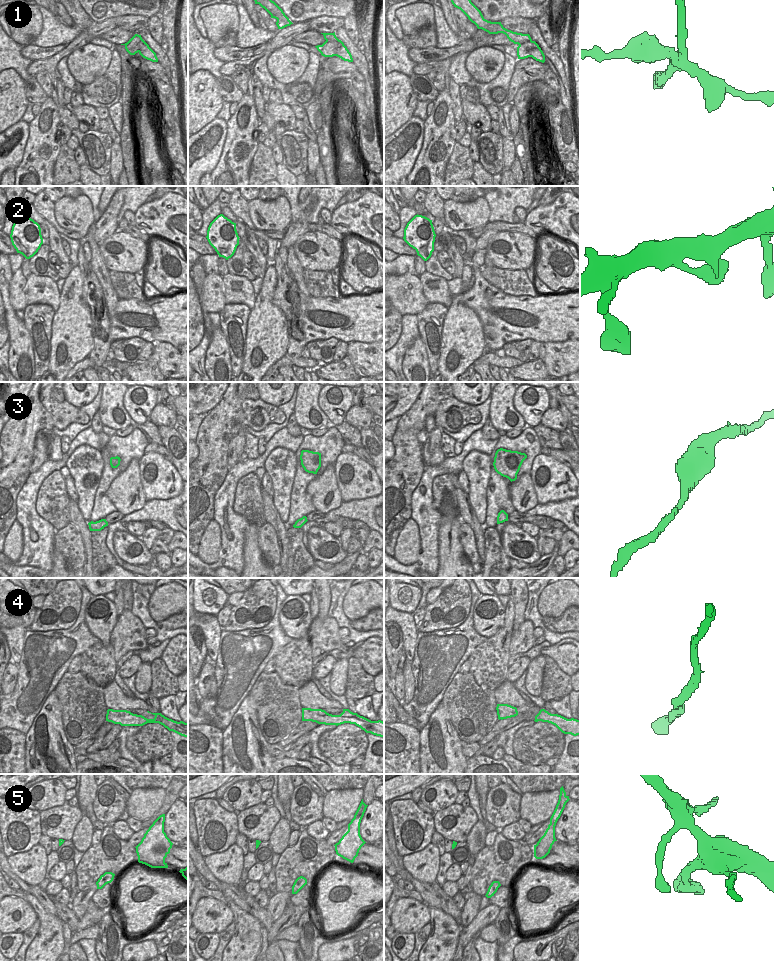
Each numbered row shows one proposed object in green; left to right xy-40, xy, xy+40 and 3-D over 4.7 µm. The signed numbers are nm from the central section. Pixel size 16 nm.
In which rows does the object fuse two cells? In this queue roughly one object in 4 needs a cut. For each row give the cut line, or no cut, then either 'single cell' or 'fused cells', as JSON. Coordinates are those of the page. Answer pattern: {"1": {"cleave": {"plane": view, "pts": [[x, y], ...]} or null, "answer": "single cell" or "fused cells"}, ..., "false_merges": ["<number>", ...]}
{"1": {"cleave": {"plane": "xy", "pts": [[326, 40], [334, 42], [336, 55]]}, "answer": "fused cells"}, "2": {"cleave": null, "answer": "single cell"}, "3": {"cleave": null, "answer": "single cell"}, "4": {"cleave": null, "answer": "single cell"}, "5": {"cleave": null, "answer": "single cell"}, "false_merges": ["1"]}

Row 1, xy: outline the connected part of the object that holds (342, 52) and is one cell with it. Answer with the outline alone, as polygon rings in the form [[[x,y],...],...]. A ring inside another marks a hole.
[[[335,32],[334,33],[321,33],[324,36],[326,41],[334,41],[335,42],[335,49],[336,49],[336,56],[341,58],[344,61],[353,62],[353,58],[347,47],[344,43],[339,40]]]

